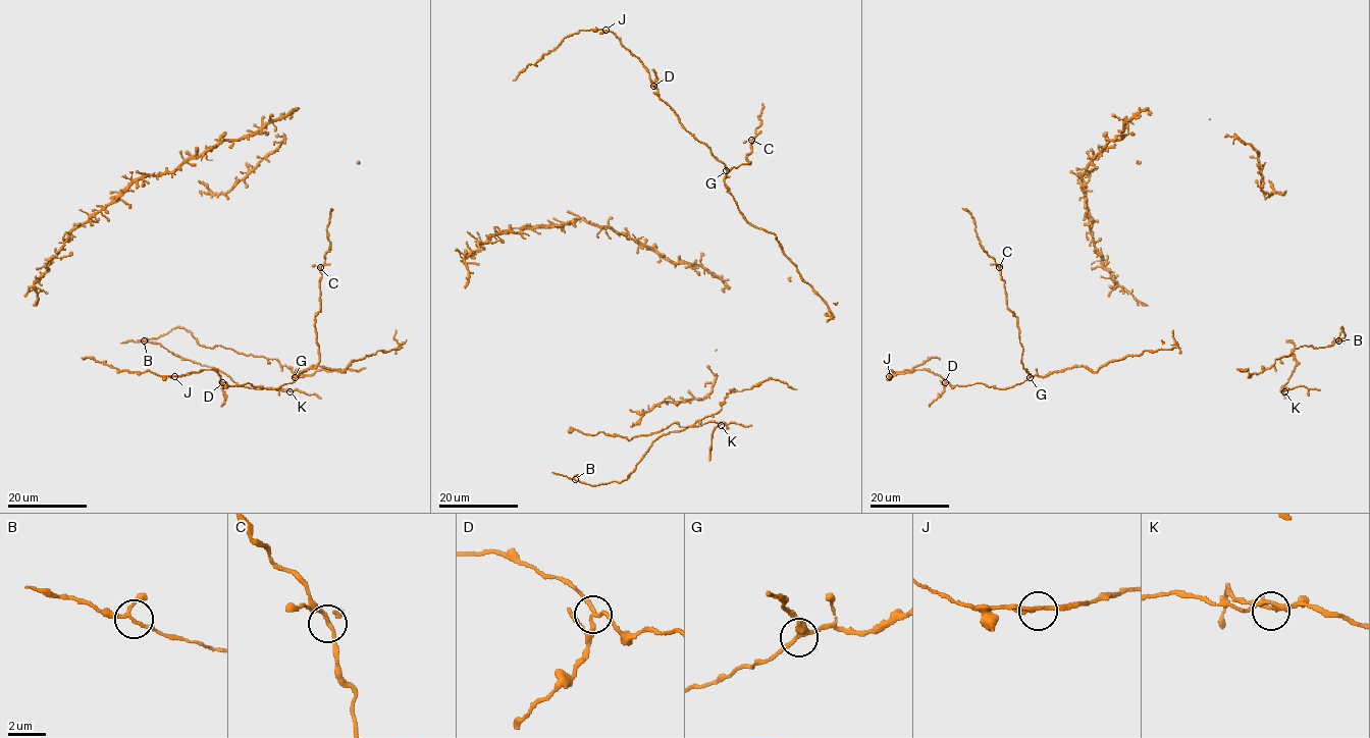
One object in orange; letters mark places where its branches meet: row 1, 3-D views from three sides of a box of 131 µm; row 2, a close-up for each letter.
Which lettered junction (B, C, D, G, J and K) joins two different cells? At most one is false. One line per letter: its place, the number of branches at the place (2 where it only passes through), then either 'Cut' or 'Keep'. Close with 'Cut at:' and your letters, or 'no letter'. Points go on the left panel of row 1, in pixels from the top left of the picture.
B: Place: (144, 340). Branches: 3. Keep
C: Place: (320, 267). Branches: 3. Keep
D: Place: (222, 382). Branches: 4. Cut
G: Place: (295, 377). Branches: 3. Keep
J: Place: (174, 376). Branches: 3. Keep
K: Place: (290, 391). Branches: 3. Keep
Cut at: D

